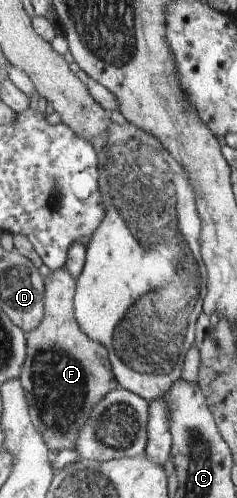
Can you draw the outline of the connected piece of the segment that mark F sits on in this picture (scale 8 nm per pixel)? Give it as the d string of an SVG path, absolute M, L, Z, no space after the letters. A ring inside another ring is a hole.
M65 267L46 277L45 319L36 329L26 334L26 357L30 357L30 361L26 361L26 369L19 379L24 383L30 401L31 419L49 450L54 453L70 450L70 447L74 449L78 431L86 423L84 419L88 419L94 403L100 401L110 389L120 386L117 377L112 375L113 369L108 361L109 351L101 342L88 339L88 334L81 329L80 323L76 323L77 319L74 319L74 285L77 285L74 279ZM44 365L50 367L44 371Z

